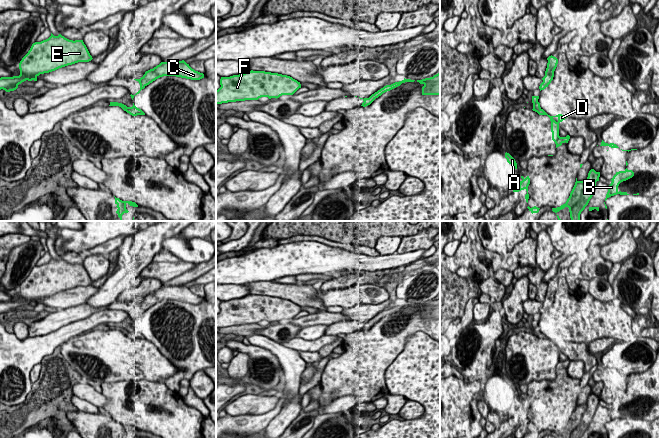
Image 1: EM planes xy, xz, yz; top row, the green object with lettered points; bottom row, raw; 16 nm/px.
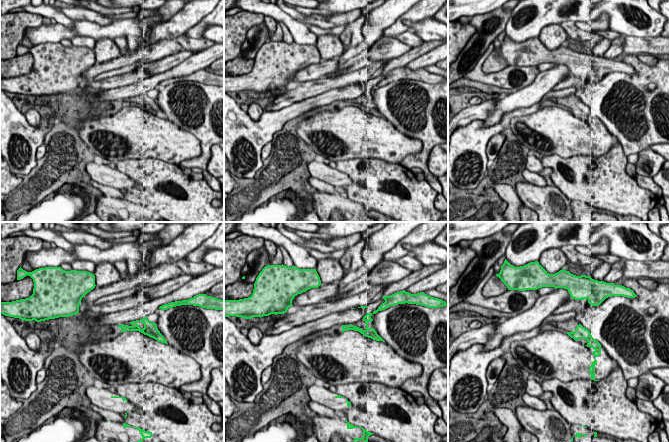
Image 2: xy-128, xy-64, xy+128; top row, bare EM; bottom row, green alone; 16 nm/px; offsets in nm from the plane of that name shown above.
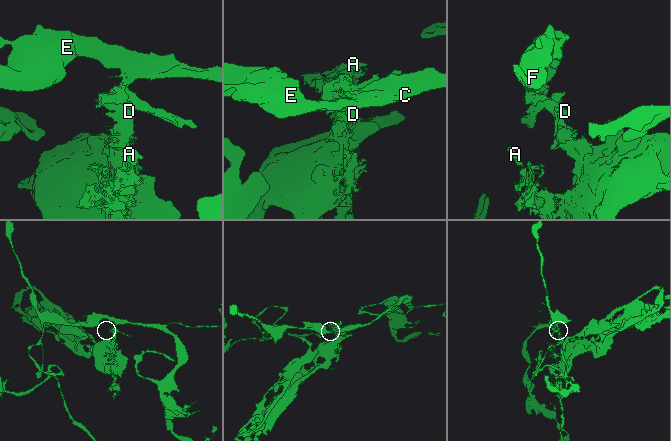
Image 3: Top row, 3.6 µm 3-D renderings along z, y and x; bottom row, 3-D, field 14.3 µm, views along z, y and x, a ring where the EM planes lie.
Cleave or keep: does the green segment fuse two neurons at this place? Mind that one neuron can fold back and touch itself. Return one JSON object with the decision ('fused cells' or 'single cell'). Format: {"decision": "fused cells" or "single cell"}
{"decision": "single cell"}

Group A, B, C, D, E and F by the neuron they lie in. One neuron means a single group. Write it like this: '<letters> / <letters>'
A B C D E F

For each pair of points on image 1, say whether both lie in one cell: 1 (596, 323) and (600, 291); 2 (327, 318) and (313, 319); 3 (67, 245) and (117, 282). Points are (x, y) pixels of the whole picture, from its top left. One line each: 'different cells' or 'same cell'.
1: different cells
2: same cell
3: different cells

